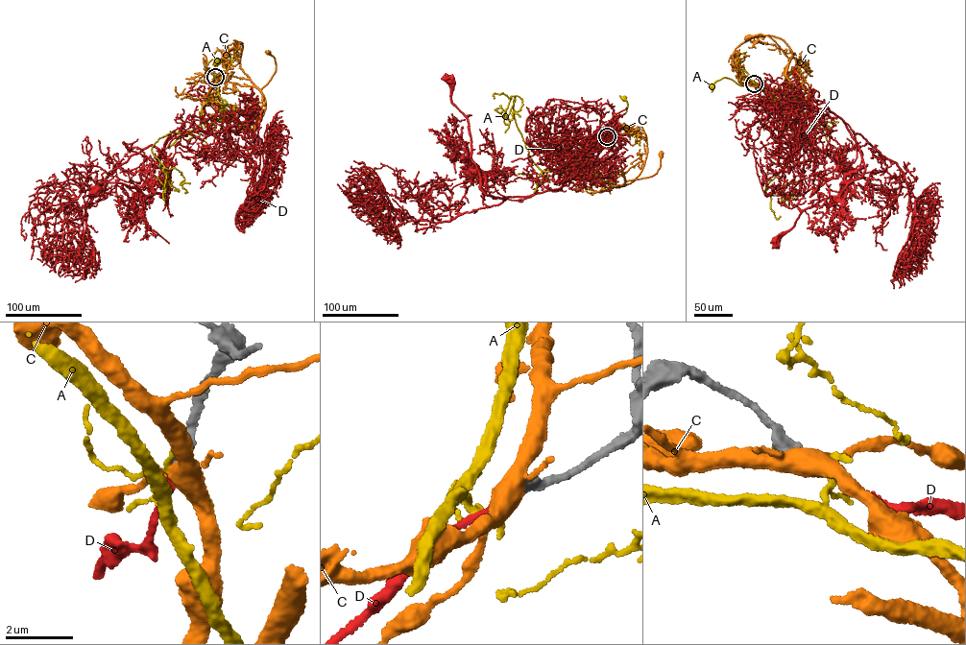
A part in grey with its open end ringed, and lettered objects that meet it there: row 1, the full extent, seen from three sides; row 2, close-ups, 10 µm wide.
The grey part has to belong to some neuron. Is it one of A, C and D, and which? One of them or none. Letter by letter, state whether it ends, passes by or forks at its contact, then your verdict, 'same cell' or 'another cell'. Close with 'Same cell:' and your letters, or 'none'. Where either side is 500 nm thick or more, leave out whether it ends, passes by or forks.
A: it ends | another cell
C: it forks | another cell
D: it ends | same cell
Same cell: D

